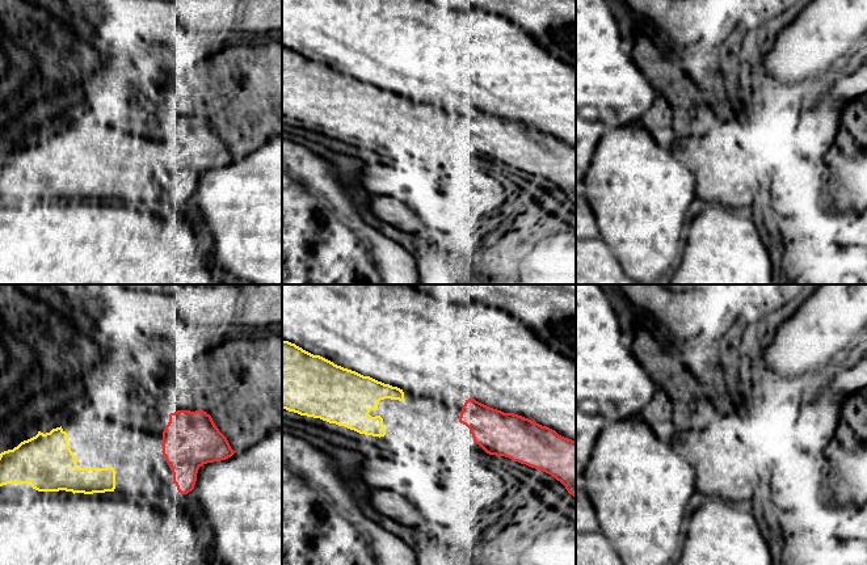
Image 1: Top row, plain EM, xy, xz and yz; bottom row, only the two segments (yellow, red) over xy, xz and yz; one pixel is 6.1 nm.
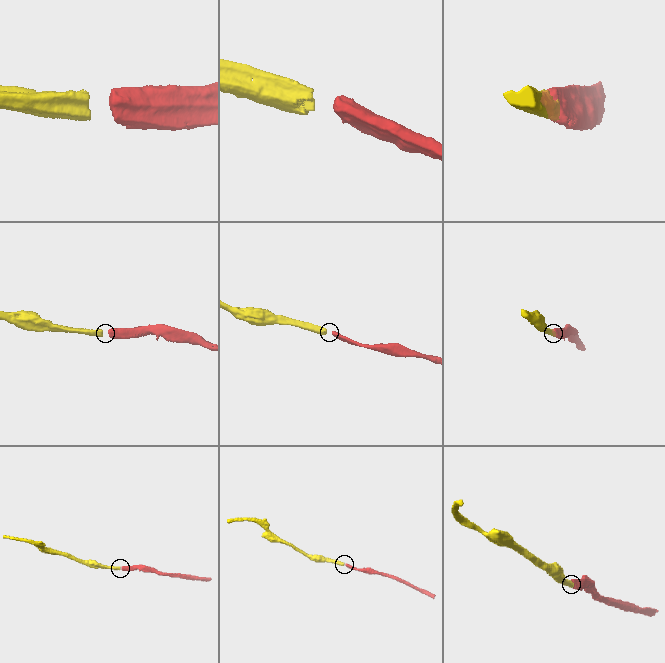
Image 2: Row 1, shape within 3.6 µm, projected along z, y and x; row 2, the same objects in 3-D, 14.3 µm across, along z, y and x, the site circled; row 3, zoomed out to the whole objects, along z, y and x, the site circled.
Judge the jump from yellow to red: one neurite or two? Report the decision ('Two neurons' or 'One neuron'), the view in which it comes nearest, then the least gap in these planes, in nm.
One neuron. Closest in xy. Distance 300 nm

